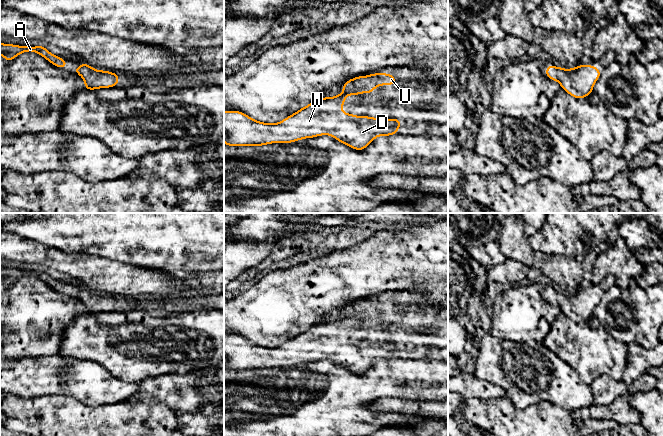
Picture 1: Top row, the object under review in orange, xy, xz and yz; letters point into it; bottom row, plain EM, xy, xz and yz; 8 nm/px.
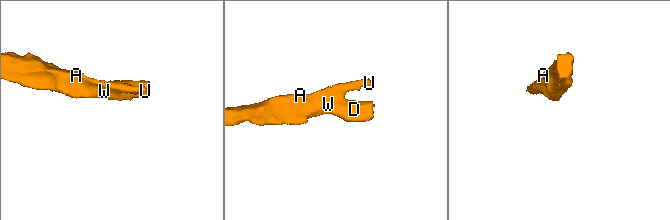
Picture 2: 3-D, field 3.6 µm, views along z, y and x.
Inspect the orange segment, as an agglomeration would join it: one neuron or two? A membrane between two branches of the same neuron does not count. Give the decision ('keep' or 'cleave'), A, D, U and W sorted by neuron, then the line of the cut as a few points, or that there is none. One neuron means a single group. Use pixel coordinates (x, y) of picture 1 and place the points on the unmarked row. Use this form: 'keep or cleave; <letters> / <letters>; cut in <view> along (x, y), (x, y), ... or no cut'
keep; A D U W; no cut

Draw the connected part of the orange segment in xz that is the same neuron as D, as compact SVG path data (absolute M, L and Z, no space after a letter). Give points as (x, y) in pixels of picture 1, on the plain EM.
M378 296L357 300L343 307L343 316L311 326L279 347L256 345L240 335L224 335L226 370L263 370L292 367L305 362L330 359L354 374L364 374L376 361L398 358L401 345L356 340L342 335L348 319L371 318L381 309L395 309L392 298Z

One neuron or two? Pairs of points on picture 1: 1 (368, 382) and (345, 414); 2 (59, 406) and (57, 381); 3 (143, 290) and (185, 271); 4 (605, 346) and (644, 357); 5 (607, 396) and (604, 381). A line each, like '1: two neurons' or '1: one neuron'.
1: one neuron
2: two neurons
3: two neurons
4: two neurons
5: one neuron

